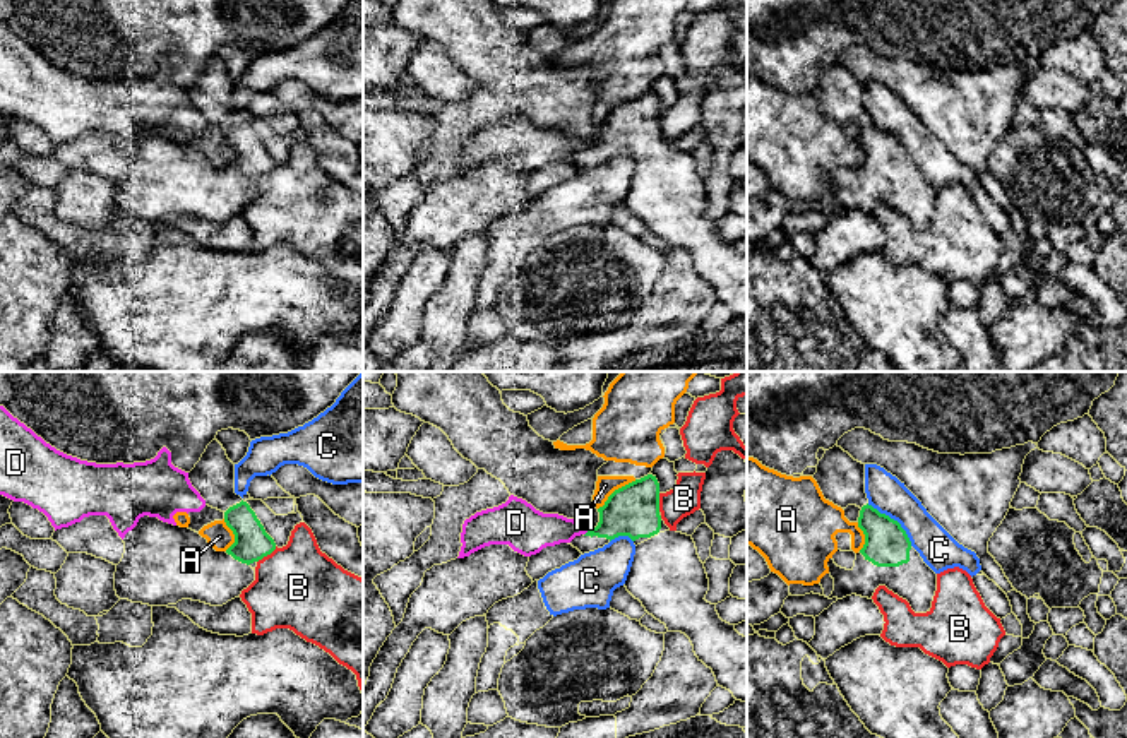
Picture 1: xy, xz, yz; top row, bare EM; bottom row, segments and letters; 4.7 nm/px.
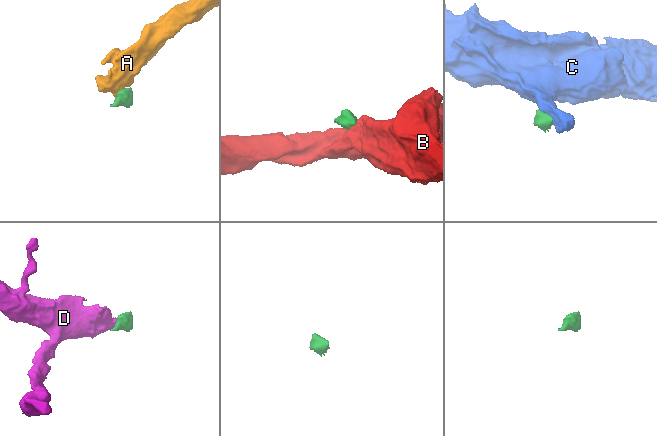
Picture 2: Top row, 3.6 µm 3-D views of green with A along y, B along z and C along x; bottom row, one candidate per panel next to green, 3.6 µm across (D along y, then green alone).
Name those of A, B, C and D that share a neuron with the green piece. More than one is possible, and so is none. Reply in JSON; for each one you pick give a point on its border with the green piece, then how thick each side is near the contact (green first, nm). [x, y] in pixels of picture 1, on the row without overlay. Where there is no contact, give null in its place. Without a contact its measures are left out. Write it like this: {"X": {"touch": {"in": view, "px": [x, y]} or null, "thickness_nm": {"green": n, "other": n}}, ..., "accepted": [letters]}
{"accepted": []}

